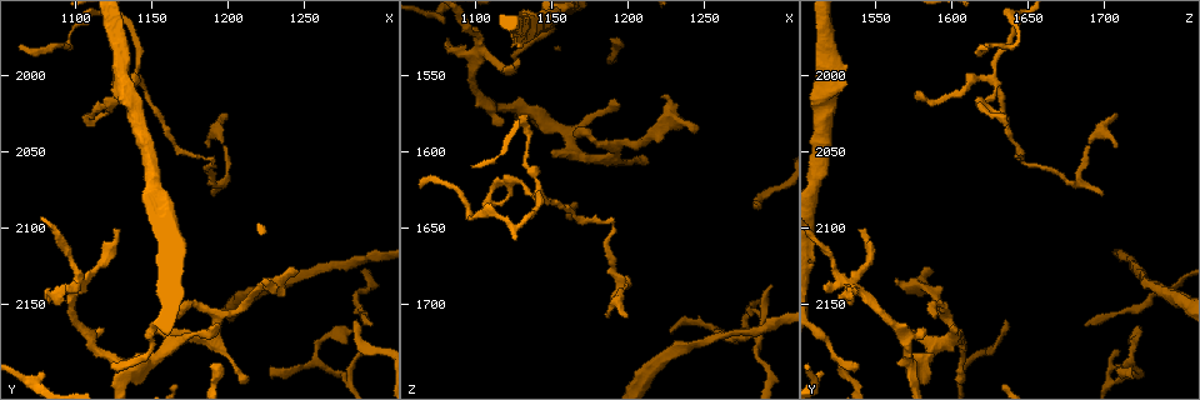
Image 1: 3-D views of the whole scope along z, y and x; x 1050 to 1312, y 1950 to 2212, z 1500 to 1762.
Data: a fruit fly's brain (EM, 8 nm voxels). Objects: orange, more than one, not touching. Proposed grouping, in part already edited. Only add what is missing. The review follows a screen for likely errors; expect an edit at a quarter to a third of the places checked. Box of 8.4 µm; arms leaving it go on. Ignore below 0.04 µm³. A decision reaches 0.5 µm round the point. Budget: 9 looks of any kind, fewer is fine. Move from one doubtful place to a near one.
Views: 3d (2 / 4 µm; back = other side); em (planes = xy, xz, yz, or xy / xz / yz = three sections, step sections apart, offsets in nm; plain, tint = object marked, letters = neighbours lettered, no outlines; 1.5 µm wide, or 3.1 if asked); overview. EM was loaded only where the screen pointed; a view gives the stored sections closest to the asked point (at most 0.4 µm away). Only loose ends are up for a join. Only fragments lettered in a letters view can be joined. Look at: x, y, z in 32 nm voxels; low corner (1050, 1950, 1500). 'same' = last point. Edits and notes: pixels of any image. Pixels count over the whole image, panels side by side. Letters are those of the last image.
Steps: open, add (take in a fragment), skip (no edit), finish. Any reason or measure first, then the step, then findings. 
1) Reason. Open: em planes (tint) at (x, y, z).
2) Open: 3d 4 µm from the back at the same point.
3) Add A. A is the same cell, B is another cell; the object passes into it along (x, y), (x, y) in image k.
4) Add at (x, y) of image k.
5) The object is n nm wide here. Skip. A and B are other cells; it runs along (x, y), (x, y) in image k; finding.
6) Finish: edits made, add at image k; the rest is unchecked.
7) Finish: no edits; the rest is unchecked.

Branch stops here. Open: em planes (letters) at (1084, 2148, 1526).

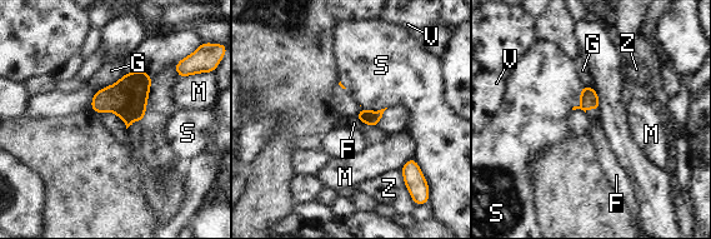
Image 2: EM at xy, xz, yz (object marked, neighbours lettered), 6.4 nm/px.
The longest contact is with G, 220 nm. Skip. F, G, M, S, V and Z are other cells; a border runs along (582, 85), (580, 104), (571, 109) in image 2; no lettered fragment goes on from it.

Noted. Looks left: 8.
Free end. Open: 3d 2 µm from the back at (1116, 2164, 1580).

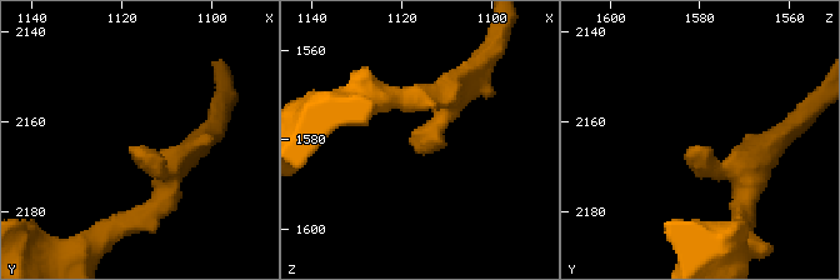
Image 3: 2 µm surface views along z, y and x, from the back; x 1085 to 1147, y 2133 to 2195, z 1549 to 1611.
Open: em xy step 4 (letters) at (1117, 2165, 1582).

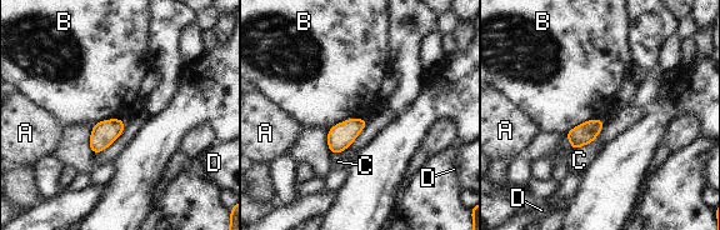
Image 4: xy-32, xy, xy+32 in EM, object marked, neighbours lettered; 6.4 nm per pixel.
Another direction. Open: em planes (letters) at the same point.

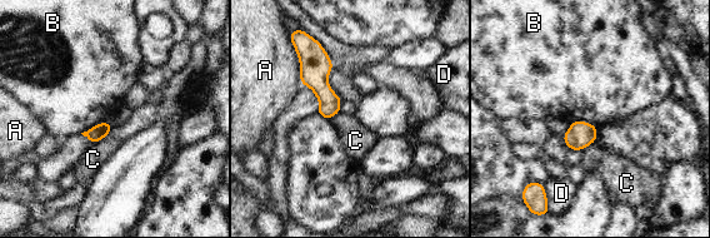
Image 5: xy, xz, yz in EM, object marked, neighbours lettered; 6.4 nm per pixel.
The object is 100 nm wide here. Skip. A, B, C and D are other cells; a border runs along (109, 120), (89, 127), (81, 133) in image 5; none of them fits.

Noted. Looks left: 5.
An open end. Open: 3d 4 µm at (1126, 2102, 1538).

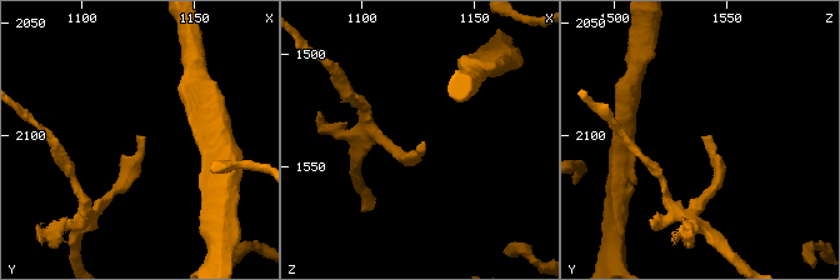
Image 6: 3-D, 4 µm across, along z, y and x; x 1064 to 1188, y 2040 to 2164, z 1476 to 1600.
Now the EM. Open: em planes (letters) at (1128, 2102, 1538).

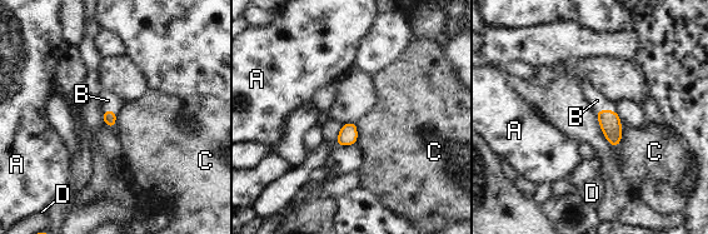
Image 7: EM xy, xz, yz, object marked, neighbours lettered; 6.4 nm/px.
The object is 100 nm wide here; the longest contact is with C, 190 nm. Add B. B is the same cell, A, C and D are other cells; it goes on there.

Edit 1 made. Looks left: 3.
An open end. Open: 3d 2 µm from the back at (1198, 2028, 1708).

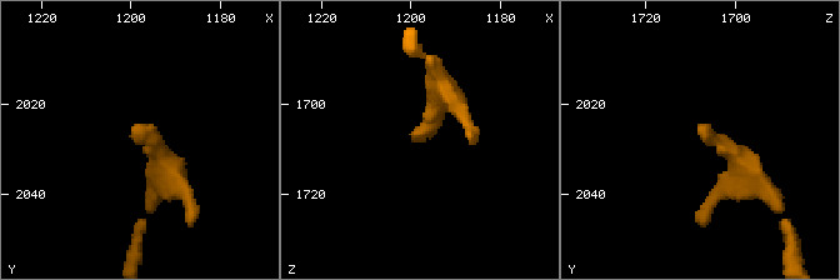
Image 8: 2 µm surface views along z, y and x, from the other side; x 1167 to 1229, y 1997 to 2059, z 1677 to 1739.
Now the EM. Open: em planes (letters) at (1200, 2025, 1708).

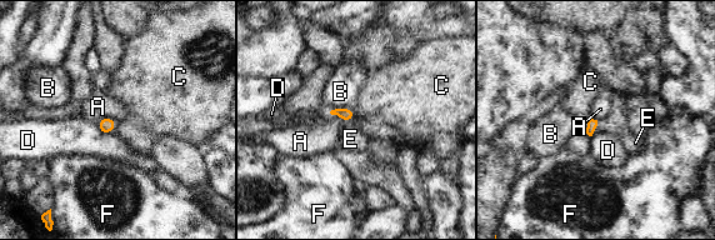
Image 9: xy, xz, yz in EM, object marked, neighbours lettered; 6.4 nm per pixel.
The longest contact is with B, 130 nm. Add E. E is the same cell, A, B, C, D and F are other cells; the object passes into it along (591, 124), (595, 128), (616, 123) in image 9; the neuron continues.

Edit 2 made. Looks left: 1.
Finish: edits made, add at image 7, add at image 9; the rest is unchecked.

